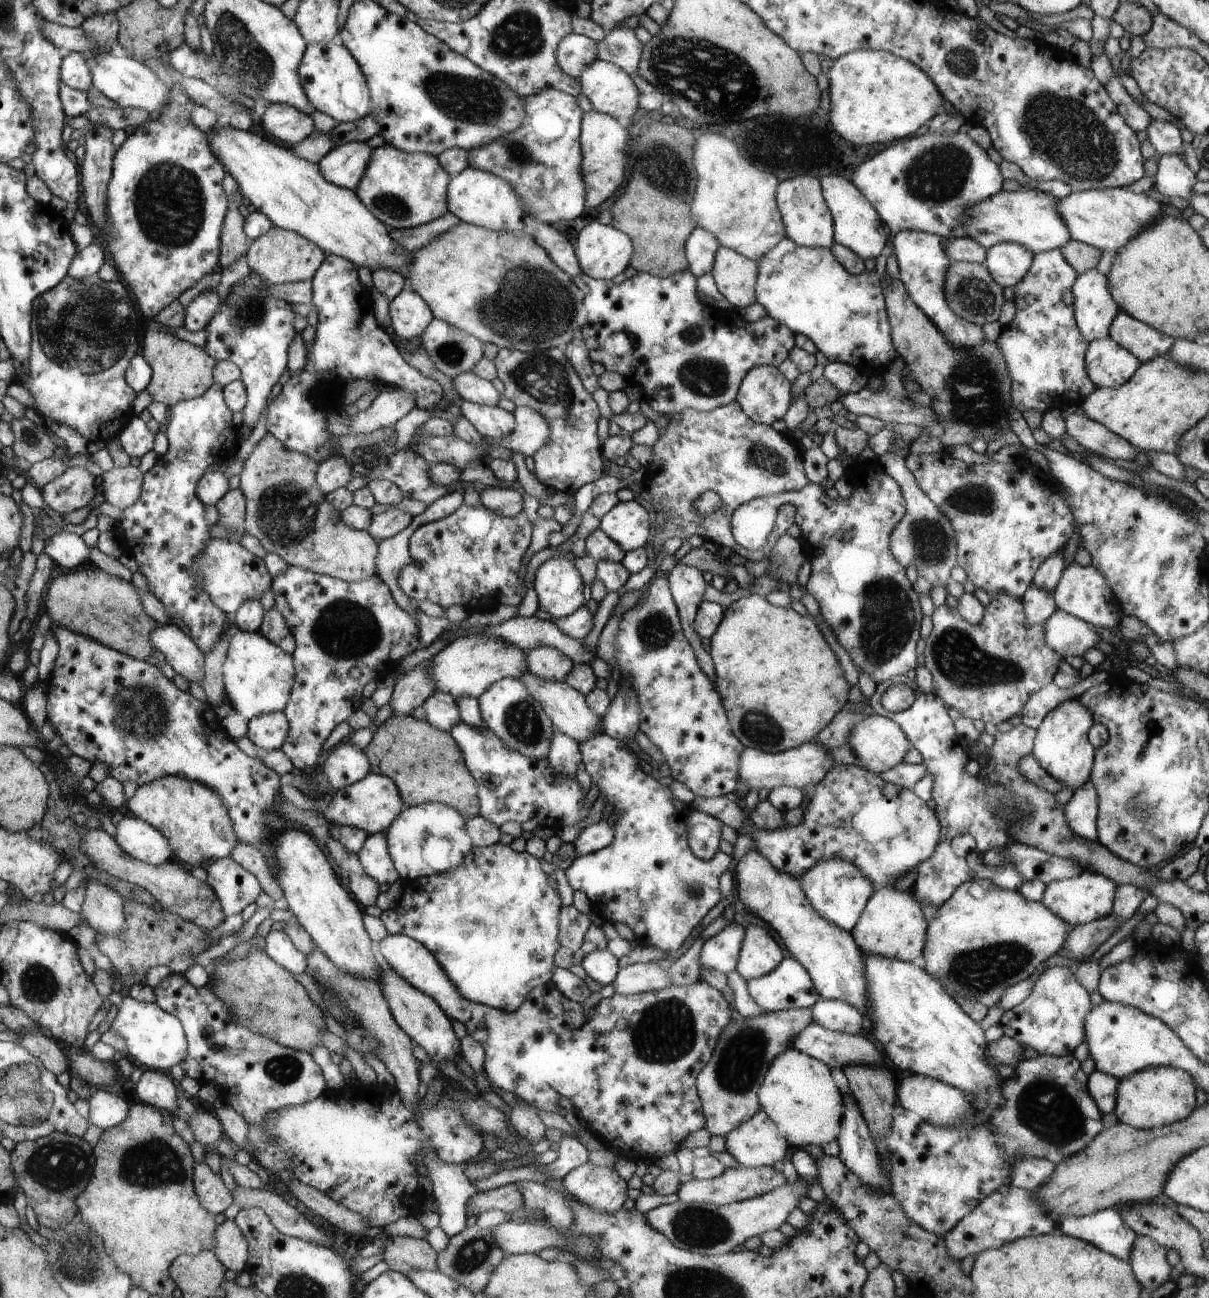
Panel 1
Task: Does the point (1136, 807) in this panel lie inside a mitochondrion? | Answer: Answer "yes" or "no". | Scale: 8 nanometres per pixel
yes

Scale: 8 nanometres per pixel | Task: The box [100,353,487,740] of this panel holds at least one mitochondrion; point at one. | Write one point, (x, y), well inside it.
(286, 514)

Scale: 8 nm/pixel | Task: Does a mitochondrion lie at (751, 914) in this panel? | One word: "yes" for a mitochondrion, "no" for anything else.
no

